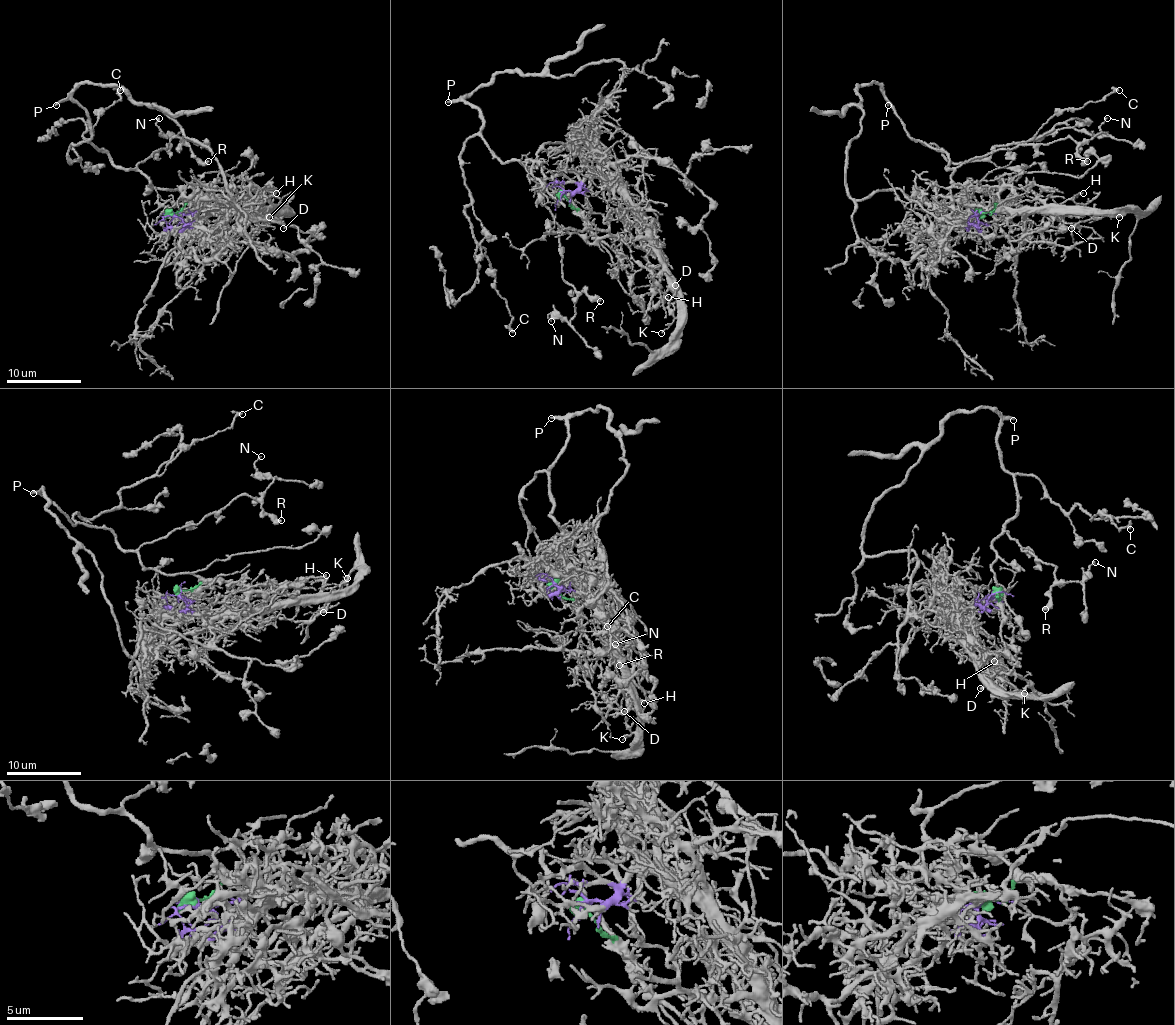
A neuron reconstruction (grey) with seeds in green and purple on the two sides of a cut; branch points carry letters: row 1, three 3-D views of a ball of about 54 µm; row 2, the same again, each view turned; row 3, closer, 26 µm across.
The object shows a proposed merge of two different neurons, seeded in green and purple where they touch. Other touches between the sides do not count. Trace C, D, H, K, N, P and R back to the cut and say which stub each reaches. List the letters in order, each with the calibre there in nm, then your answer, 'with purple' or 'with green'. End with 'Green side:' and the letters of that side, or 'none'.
C: 260 nm thick; with green
D: 240 nm thick; with purple
H: 110 nm thick; with purple
K: 130 nm thick; with purple
N: 160 nm thick; with green
P: 280 nm thick; with green
R: 420 nm thick; with green
Green side: C, N, P, R

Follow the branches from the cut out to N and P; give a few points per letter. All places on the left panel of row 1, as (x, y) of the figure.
N: (171, 215), (185, 198), (153, 186), (136, 166), (171, 140), (185, 141), (183, 132), (160, 130), (158, 117)
P: (171, 215), (183, 207), (177, 190), (119, 168), (89, 140), (91, 119), (80, 106), (70, 100), (55, 106)

